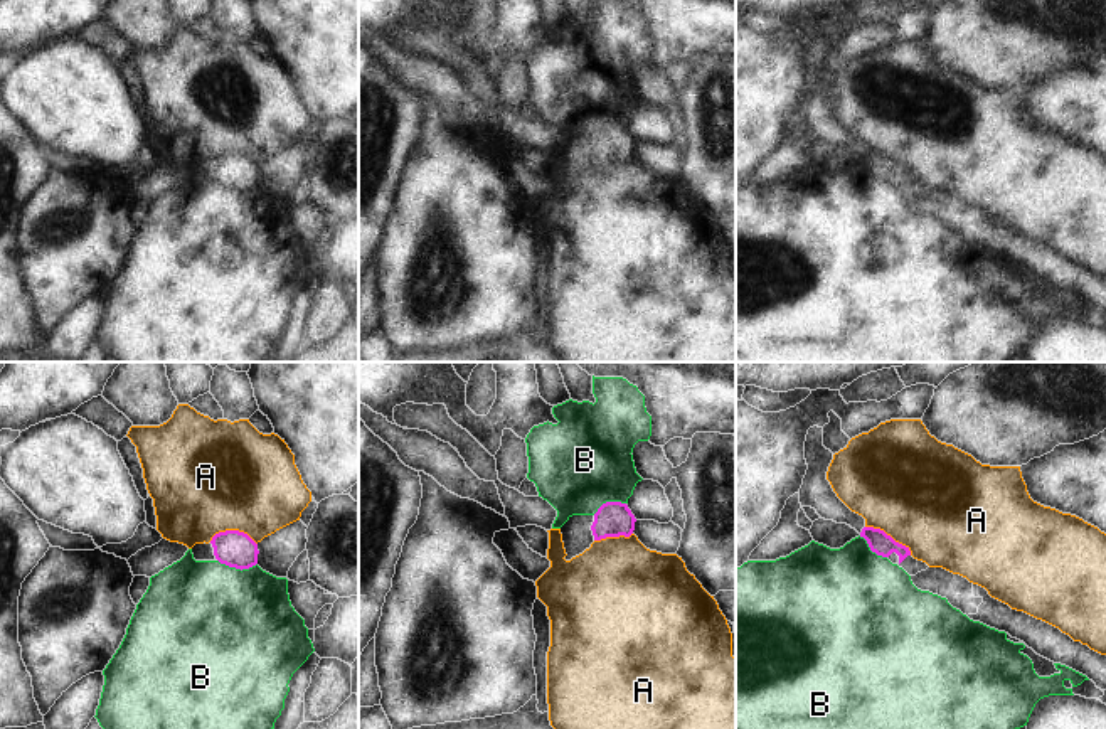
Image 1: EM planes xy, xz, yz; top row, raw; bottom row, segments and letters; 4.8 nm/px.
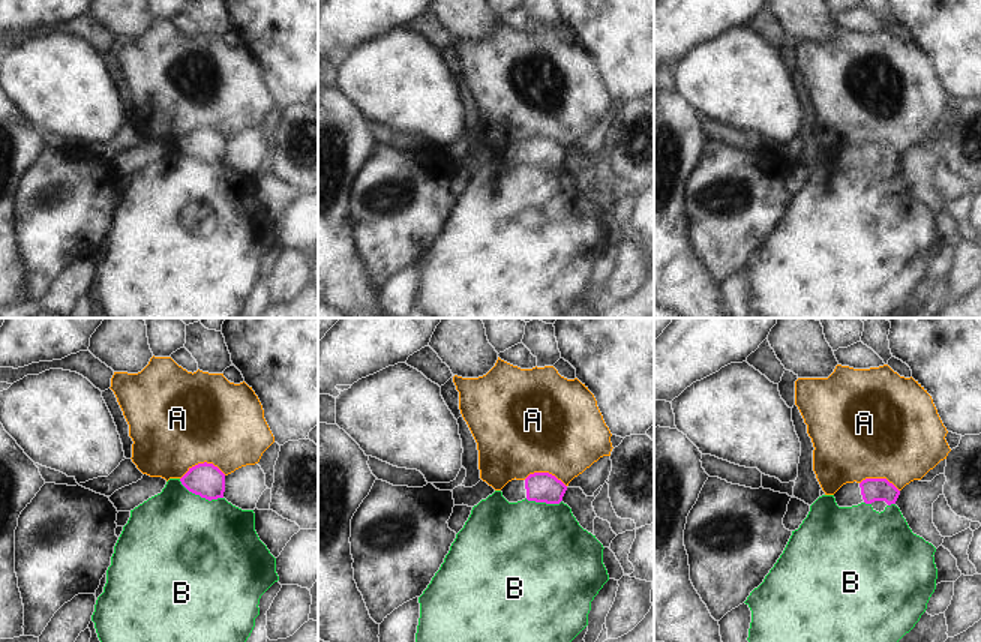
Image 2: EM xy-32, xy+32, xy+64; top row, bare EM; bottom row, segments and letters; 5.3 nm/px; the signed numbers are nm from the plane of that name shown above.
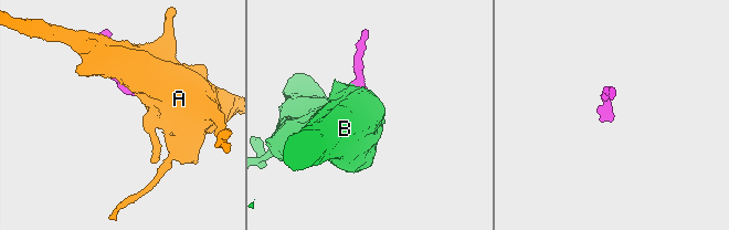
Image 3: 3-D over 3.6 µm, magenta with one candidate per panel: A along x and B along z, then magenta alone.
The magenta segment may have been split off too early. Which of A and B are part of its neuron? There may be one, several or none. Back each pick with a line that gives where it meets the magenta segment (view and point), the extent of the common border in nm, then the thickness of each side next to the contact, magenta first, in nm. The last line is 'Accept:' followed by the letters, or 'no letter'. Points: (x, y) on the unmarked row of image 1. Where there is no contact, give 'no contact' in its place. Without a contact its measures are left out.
Accept: no letter

